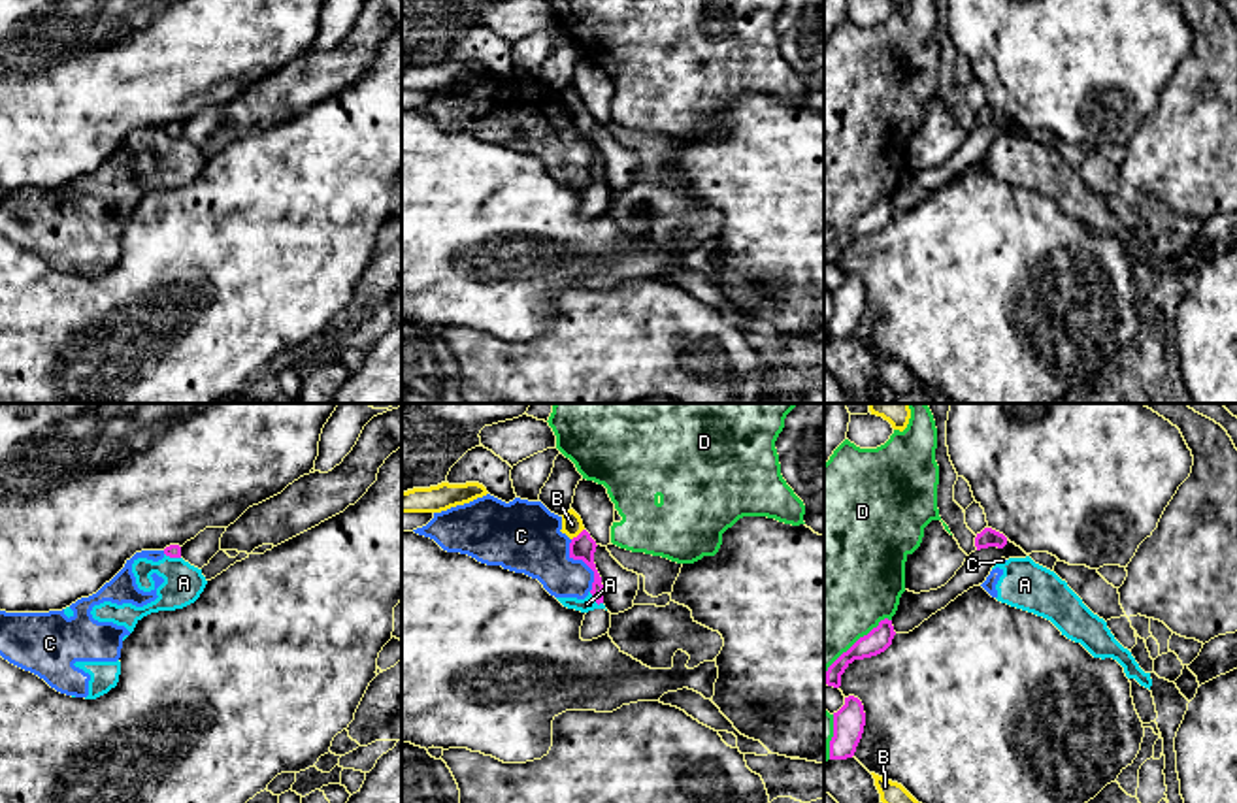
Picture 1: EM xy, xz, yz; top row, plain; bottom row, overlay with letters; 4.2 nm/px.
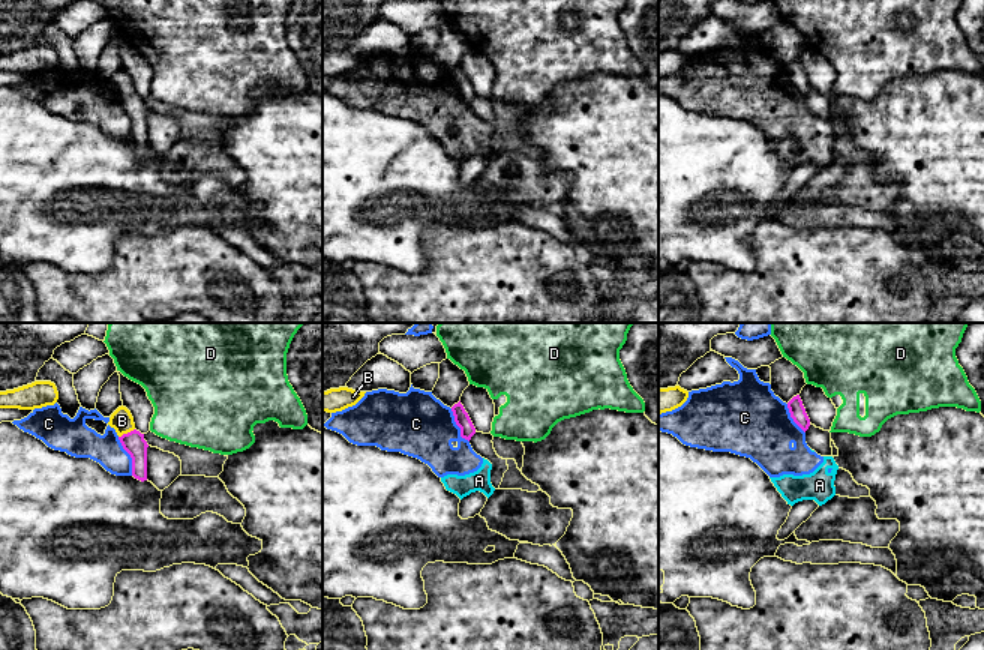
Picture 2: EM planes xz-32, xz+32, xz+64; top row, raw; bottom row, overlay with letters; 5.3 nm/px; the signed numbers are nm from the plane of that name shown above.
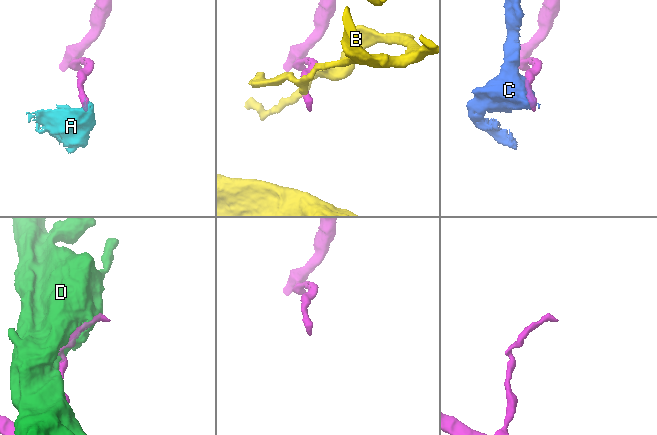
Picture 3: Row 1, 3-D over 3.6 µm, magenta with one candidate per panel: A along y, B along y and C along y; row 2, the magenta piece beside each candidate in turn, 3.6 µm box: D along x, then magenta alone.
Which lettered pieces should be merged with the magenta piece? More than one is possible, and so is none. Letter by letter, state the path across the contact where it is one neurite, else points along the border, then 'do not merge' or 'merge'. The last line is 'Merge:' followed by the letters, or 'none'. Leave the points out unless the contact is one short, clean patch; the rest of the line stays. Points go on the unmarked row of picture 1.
A: along xz (589, 170), (602, 181) | do not merge
B: do not merge
C: do not merge
D: do not merge
Merge: none

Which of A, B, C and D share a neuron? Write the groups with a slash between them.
A C / B / D

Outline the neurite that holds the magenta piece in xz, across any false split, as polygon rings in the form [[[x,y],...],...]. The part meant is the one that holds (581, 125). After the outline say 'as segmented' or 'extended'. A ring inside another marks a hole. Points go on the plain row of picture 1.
[[[583,107],[577,115],[569,121],[569,136],[583,138],[592,149],[594,149],[594,160],[592,160],[592,177],[600,183],[603,181],[603,162],[602,155],[594,141],[594,130],[596,130],[596,119],[590,115],[586,107]]]; as segmented

